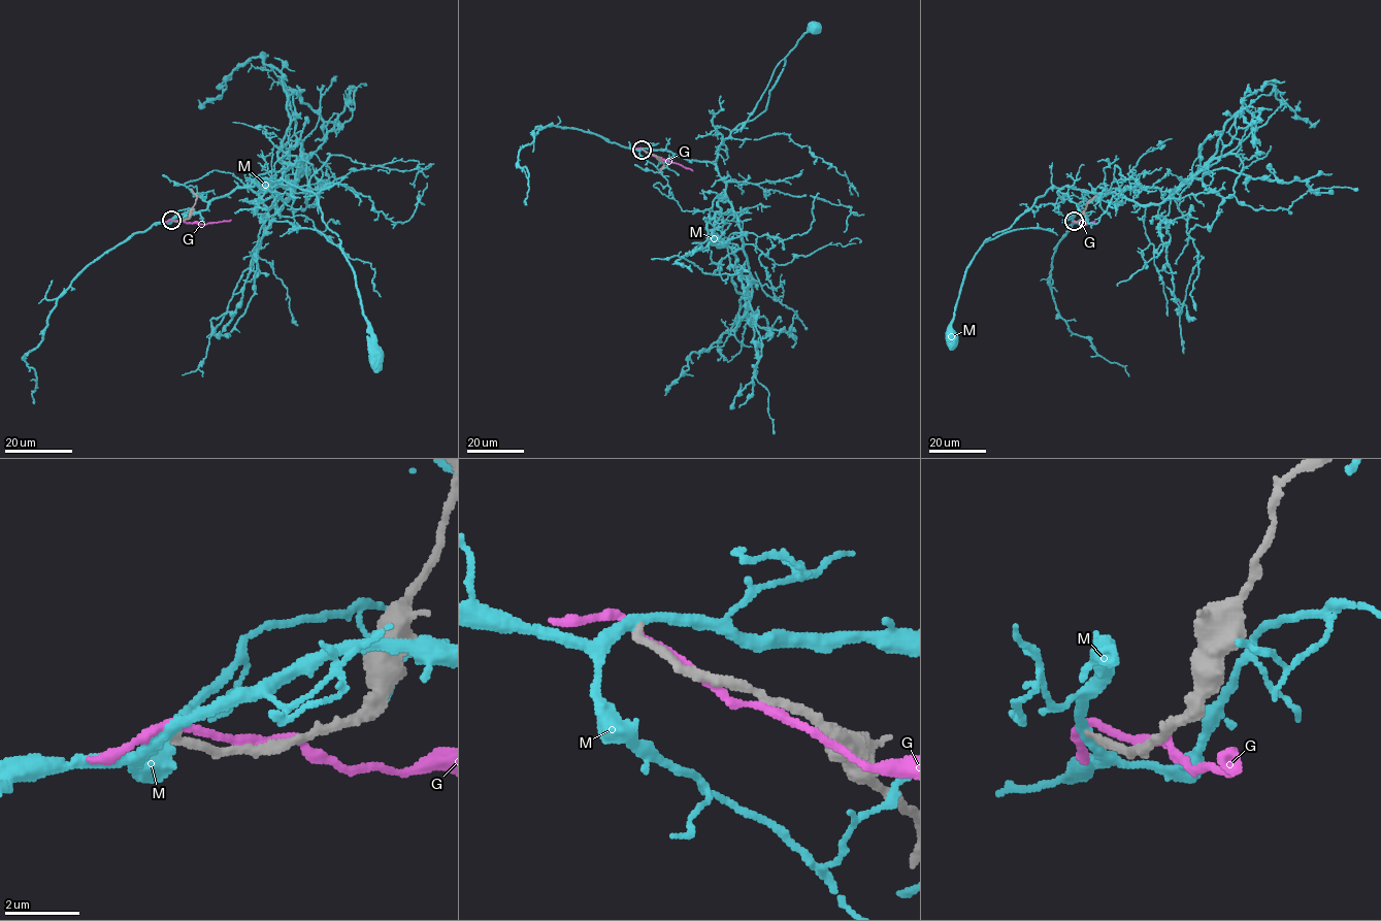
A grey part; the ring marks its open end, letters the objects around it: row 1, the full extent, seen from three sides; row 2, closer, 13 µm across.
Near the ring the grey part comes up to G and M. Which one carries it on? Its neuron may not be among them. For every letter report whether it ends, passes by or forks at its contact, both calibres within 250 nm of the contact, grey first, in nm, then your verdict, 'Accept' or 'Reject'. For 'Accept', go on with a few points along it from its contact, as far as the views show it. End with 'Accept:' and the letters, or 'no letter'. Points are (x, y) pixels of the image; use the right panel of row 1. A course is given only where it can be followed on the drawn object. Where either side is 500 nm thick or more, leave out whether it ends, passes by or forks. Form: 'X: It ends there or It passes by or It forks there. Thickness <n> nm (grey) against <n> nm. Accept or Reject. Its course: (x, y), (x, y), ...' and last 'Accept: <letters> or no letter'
G: It passes by. Thickness 280 nm (grey) against 190 nm. Reject
M: It passes by. Thickness 220 nm (grey) against 320 nm. Reject
Accept: no letter

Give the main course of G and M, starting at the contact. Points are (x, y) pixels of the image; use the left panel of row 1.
G: (173, 220), (200, 224), (231, 220)
M: (171, 220), (204, 210), (215, 198), (267, 178), (309, 190), (353, 271), (376, 357)

